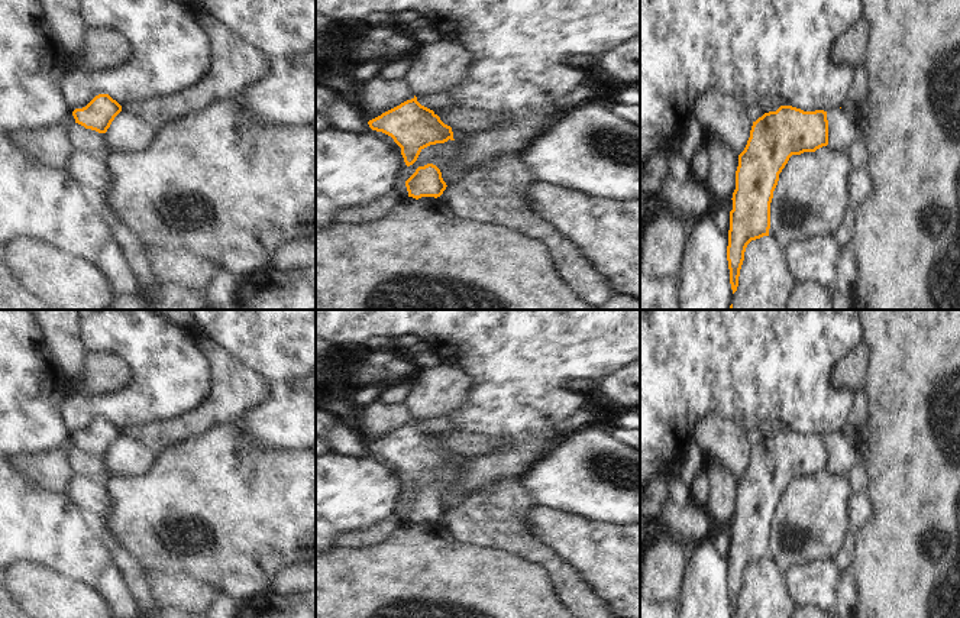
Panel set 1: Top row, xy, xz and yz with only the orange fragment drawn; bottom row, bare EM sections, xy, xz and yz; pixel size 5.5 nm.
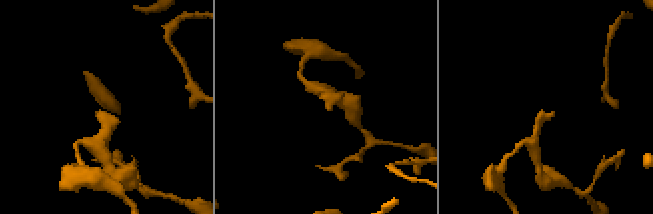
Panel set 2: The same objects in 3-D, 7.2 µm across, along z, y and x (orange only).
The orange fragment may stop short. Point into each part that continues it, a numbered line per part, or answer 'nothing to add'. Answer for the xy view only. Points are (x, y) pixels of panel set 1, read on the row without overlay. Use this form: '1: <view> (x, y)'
nothing to add.

